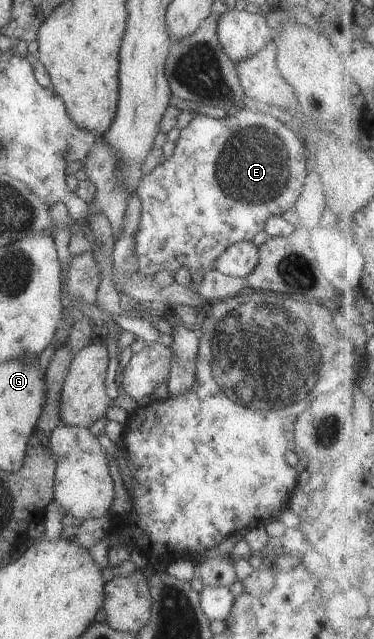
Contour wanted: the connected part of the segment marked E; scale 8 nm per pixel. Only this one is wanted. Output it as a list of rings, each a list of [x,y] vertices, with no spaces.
[[[239,110],[236,113],[222,117],[222,119],[213,119],[205,116],[204,113],[196,114],[184,129],[180,129],[179,139],[175,142],[174,153],[170,155],[170,158],[156,165],[136,185],[135,192],[140,200],[140,223],[136,227],[133,239],[135,271],[141,276],[152,278],[157,271],[168,271],[173,276],[177,269],[184,267],[188,270],[190,276],[199,272],[203,277],[207,271],[214,270],[214,260],[226,247],[237,241],[250,241],[253,235],[264,229],[268,217],[281,216],[285,211],[293,210],[298,195],[302,193],[309,164],[309,155],[305,147],[302,147],[298,136],[288,129],[282,121],[275,119],[269,110]]]

